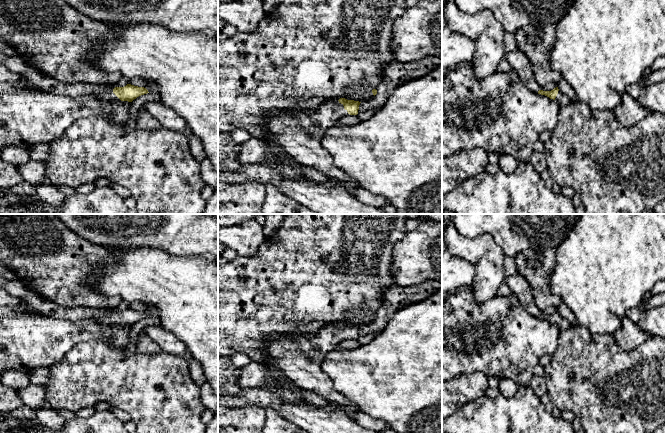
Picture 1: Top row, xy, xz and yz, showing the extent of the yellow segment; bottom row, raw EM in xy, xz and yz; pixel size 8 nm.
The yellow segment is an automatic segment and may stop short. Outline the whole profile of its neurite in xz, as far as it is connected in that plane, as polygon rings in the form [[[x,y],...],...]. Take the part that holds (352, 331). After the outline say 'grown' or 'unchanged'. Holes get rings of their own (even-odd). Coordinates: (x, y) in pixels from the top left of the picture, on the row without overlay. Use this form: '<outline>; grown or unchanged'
[[[340,322],[323,327],[319,333],[309,339],[295,339],[287,336],[267,336],[262,338],[266,346],[267,368],[274,367],[283,372],[296,386],[312,391],[320,395],[328,404],[338,404],[347,408],[346,414],[356,421],[356,413],[359,411],[353,402],[343,397],[335,388],[331,378],[323,371],[322,362],[329,351],[348,339],[357,339],[361,326]]]; grown

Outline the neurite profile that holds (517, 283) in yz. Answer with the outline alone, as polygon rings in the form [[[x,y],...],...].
[[[516,273],[506,276],[505,283],[511,289],[512,294],[518,298],[522,307],[532,316],[538,317],[541,311],[534,302],[534,295],[526,279],[519,273]]]

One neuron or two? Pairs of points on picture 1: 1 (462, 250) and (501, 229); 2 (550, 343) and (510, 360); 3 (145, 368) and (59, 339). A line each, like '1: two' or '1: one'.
1: two
2: one
3: two

